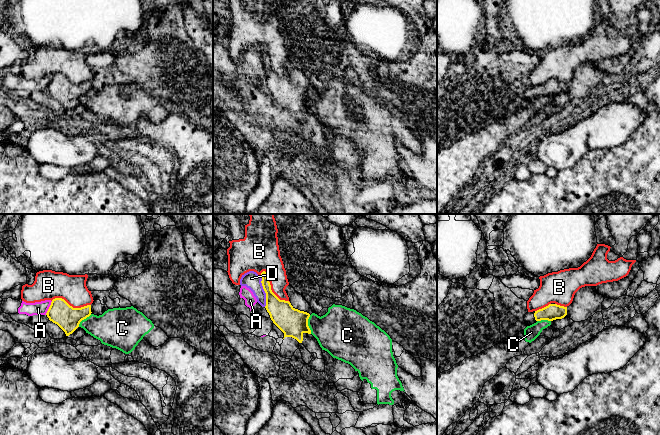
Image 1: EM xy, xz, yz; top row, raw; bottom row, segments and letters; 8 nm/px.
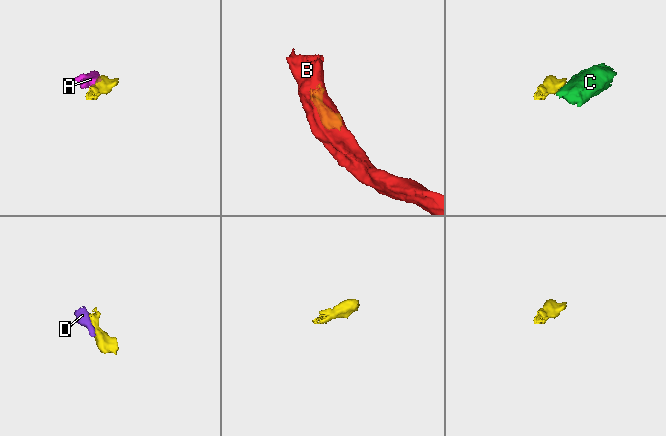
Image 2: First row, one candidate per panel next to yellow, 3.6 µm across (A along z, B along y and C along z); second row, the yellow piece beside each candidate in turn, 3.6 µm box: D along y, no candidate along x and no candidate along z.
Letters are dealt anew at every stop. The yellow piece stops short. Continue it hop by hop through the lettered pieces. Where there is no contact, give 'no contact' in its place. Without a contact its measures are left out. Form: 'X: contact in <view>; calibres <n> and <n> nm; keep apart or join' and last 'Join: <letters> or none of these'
A: contact in xy; calibres 190 and 110 nm; keep apart
B: contact in xz; calibres 200 and 220 nm; keep apart
C: contact in xz; calibres 220 and 360 nm; keep apart
D: contact in xz; calibres 200 and 140 nm; keep apart
Join: none of these

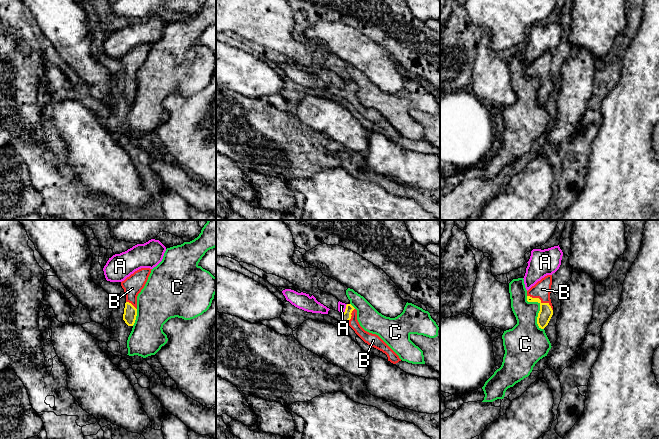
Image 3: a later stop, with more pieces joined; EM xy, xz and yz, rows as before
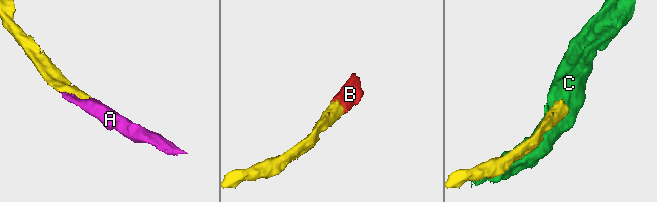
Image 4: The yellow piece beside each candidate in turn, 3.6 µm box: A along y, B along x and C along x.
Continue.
A: contact in xz; calibres 80 and 60 nm; keep apart
B: contact in yz; calibres 110 and 140 nm; join
C: contact in yz; calibres 110 and 260 nm; keep apart
Join: B

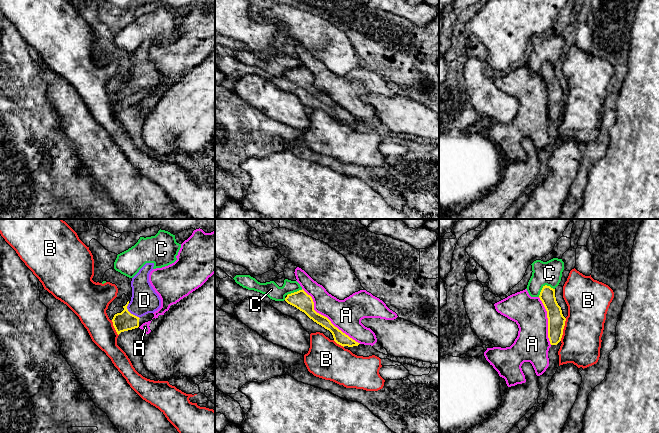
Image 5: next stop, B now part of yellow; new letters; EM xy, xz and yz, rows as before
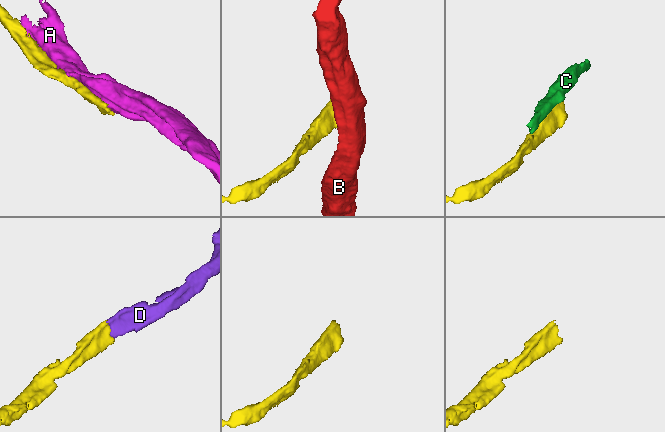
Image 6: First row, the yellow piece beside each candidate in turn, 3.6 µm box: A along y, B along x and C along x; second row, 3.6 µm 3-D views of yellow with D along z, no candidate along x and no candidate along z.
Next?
A: contact in xz; calibres 140 and 240 nm; keep apart
B: contact in yz; calibres 140 and 320 nm; keep apart
C: contact in yz; calibres 130 and 200 nm; keep apart
D: contact in xy; calibres 160 and 220 nm; join
Join: D

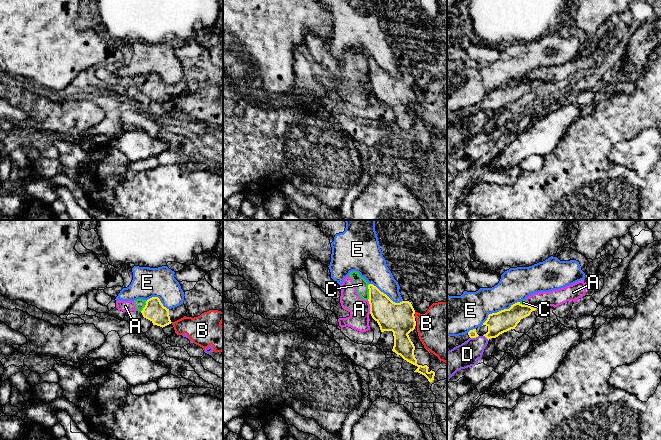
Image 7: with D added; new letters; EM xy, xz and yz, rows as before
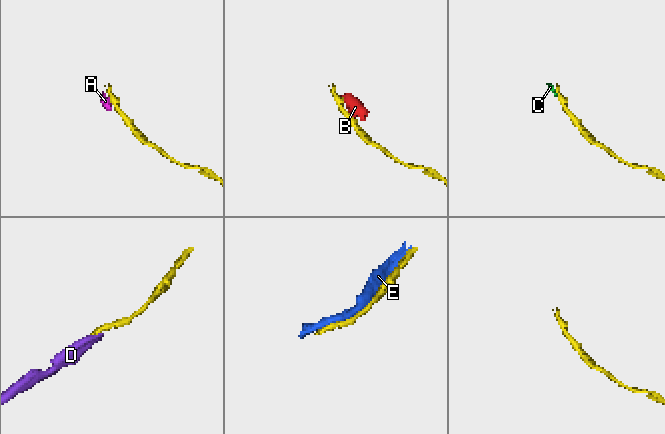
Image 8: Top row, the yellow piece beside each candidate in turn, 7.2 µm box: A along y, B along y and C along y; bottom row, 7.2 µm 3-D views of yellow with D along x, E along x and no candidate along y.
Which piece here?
A: contact in xz; calibres 240 and 170 nm; keep apart
B: no contact; keep apart
C: contact in xz; calibres 220 and 100 nm; keep apart
D: contact in yz; calibres 60 and 190 nm; keep apart
E: contact in yz; calibres 170 and 280 nm; keep apart
Join: none of these

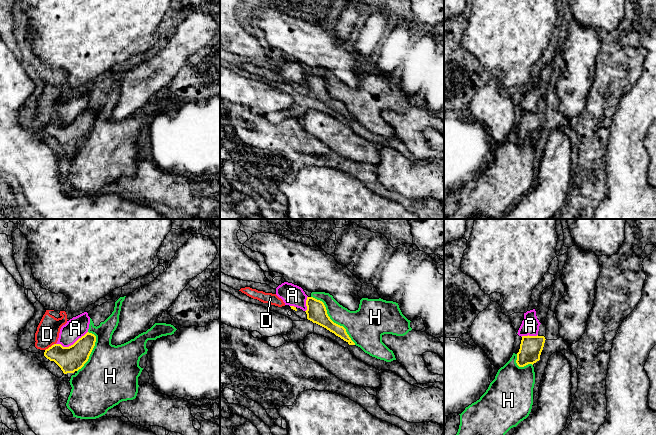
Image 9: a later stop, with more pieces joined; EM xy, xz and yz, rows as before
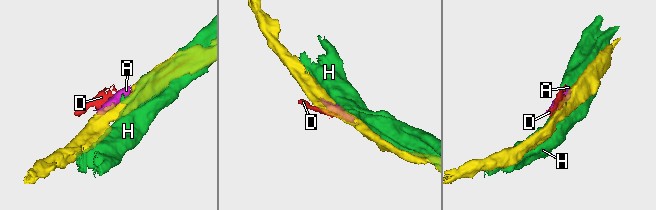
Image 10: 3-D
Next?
A: contact in xy; calibres 200 and 170 nm; keep apart
D: contact in xy; calibres 200 and 190 nm; keep apart
H: contact in xz; calibres 160 and 260 nm; keep apart
Join: none of these

